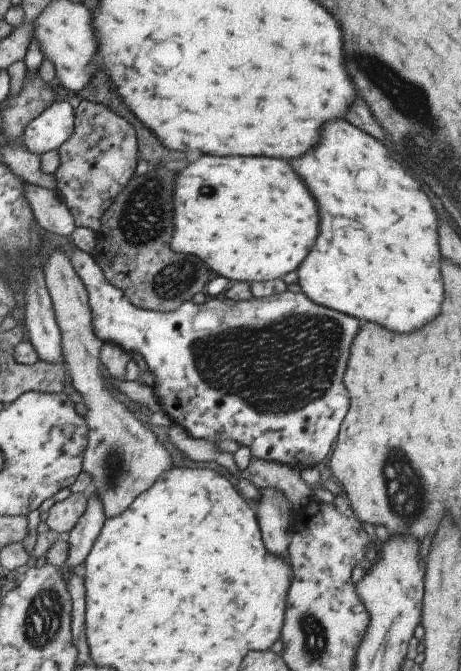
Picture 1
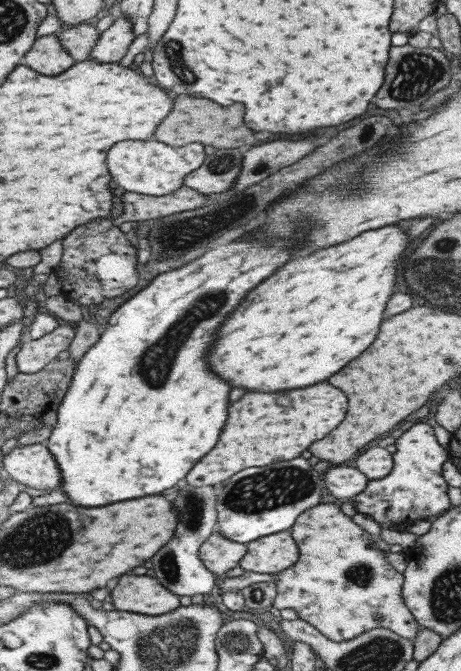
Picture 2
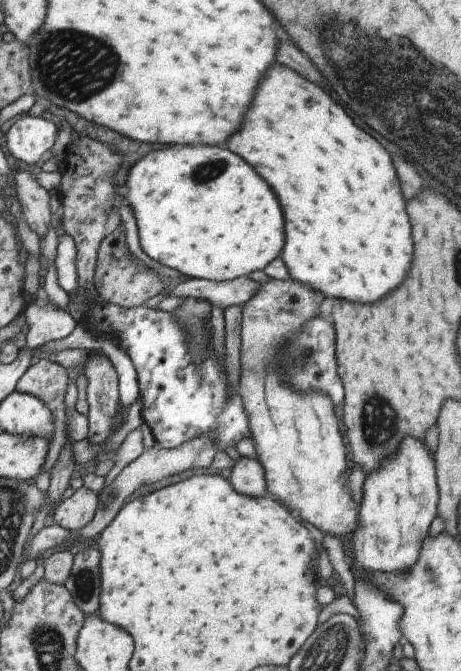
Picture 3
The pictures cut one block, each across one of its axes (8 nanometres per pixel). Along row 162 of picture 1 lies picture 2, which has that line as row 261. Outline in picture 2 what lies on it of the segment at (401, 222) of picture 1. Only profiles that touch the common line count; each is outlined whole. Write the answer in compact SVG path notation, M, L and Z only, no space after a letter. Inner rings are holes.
M392 224L386 228L362 232L354 240L316 250L304 258L294 258L282 266L282 272L266 278L260 288L254 288L250 296L230 314L226 324L218 332L218 340L210 350L210 364L218 376L232 386L244 386L248 390L292 390L304 388L330 378L350 360L358 358L376 338L386 302L394 294L396 266L400 256L410 244L408 232Z

